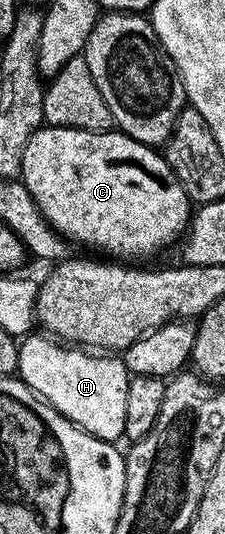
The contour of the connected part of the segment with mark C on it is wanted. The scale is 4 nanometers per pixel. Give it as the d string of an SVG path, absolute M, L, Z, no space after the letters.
M40 127L29 145L25 145L21 181L54 231L72 244L104 251L107 254L104 256L119 261L139 261L135 259L157 254L184 234L193 214L193 204L166 158L156 148L138 143L118 129L78 131L68 127Z

